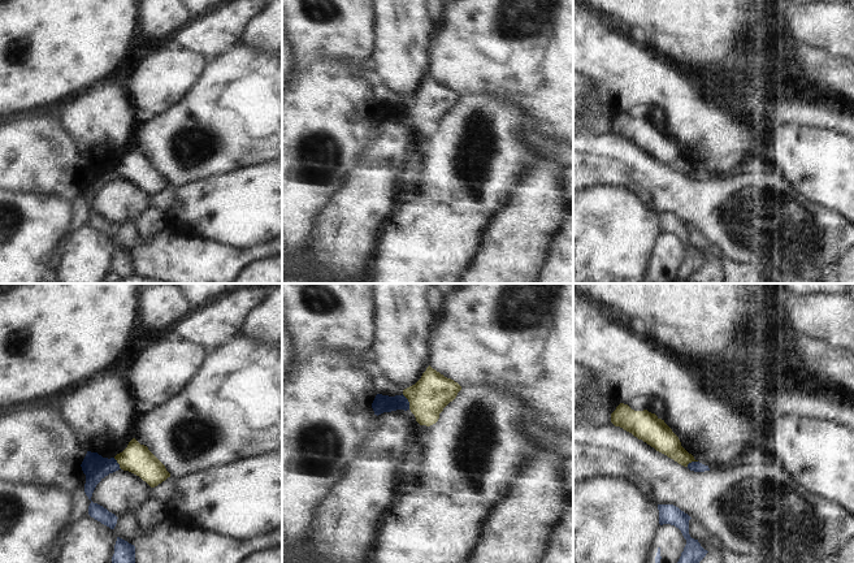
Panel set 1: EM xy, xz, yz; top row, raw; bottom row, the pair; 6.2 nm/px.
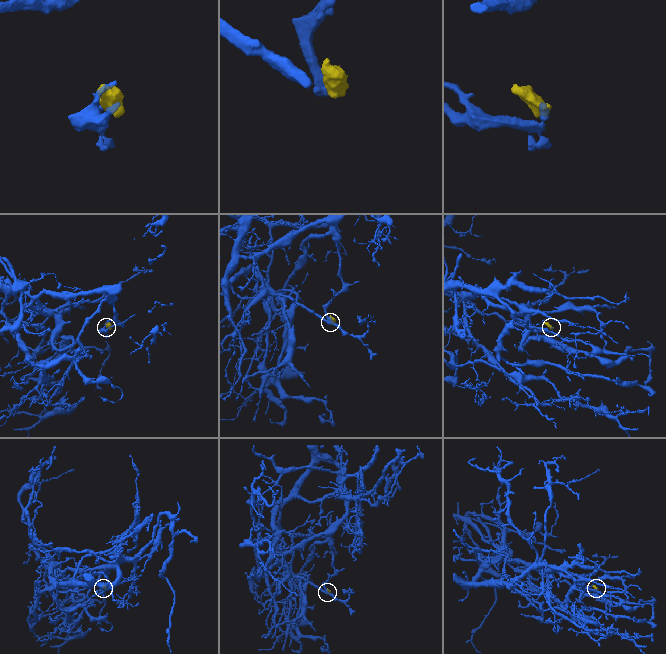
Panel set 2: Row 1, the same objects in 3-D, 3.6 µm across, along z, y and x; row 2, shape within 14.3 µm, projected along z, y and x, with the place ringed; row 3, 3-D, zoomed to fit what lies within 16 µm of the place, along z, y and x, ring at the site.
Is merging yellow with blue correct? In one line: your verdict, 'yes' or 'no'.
yes

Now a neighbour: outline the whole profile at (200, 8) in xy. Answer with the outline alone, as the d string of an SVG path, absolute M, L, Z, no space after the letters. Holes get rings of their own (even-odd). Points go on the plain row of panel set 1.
M185 0L188 8L192 10L195 18L201 18L209 14L214 8L220 8L234 0Z

